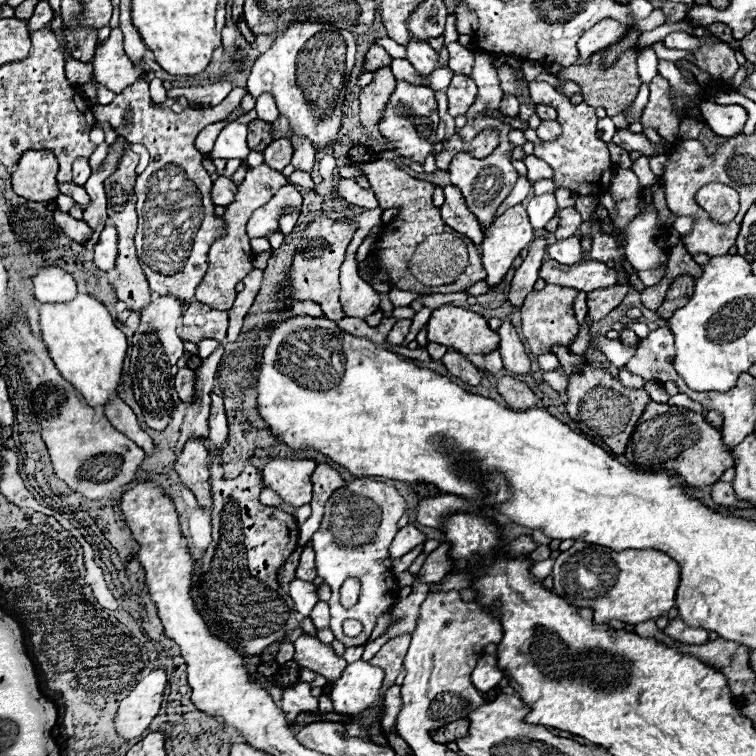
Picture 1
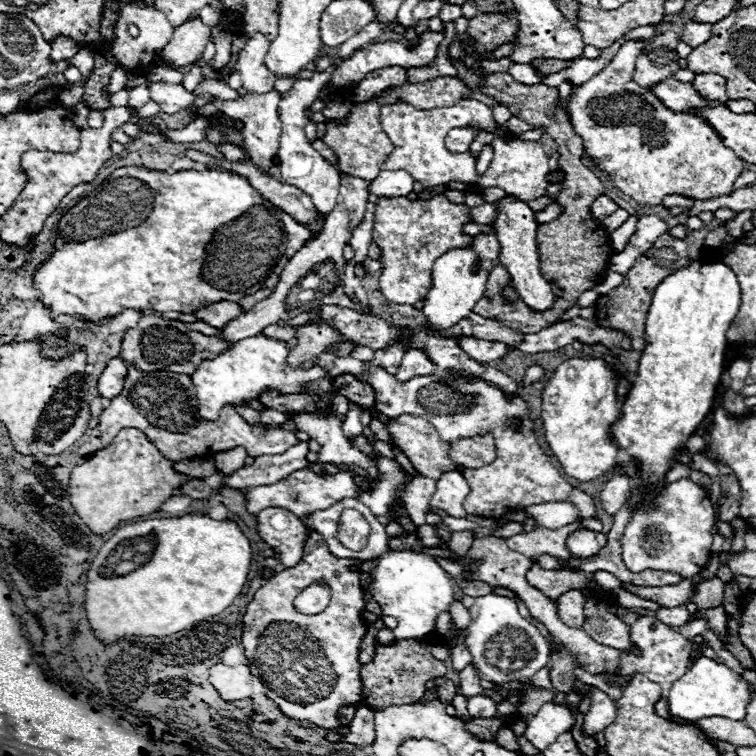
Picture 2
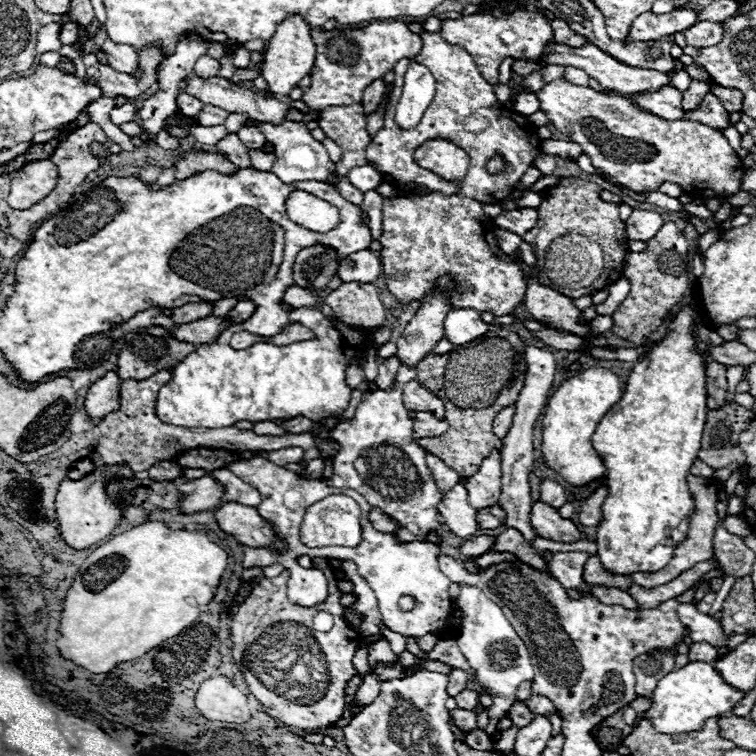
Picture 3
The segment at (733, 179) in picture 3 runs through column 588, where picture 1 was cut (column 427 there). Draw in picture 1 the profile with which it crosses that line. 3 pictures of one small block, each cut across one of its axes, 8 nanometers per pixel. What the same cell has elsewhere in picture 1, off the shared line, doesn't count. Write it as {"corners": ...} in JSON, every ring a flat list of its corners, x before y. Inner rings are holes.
{"corners":[[398,80,378,124,380,134,386,138,386,142,392,144,394,154,424,164,424,160,434,152,436,126,438,126,438,106,434,100,434,92,426,86,414,86,410,82]]}

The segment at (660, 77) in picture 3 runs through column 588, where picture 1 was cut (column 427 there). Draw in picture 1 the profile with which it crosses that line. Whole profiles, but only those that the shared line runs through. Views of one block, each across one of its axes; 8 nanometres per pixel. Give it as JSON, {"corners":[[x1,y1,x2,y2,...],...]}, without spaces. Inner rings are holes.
{"corners":[[410,40,410,44,406,46,406,58,408,62,422,74,428,76,432,74,436,68,440,68,438,62,438,52,428,44,428,42,418,42,418,40]]}

